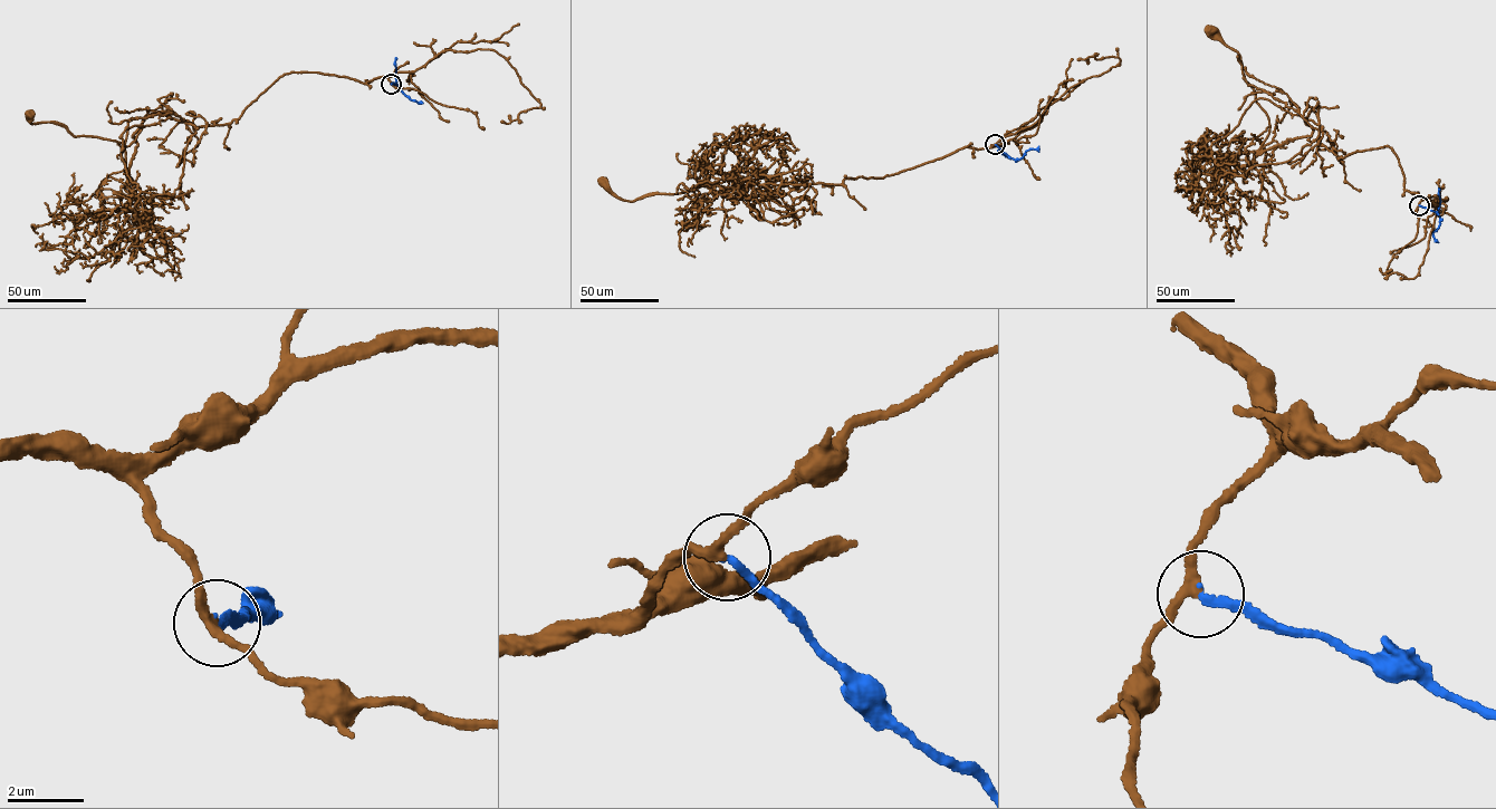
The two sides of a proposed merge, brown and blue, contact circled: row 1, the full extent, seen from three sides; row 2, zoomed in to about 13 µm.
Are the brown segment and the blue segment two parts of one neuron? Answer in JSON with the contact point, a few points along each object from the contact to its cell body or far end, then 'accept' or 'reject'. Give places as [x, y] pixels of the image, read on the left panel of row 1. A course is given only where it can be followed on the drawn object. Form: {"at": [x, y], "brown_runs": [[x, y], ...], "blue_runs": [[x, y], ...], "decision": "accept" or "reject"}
{"at": [391, 84], "brown_runs": [[391, 84], [293, 71], [230, 123], [146, 115], [127, 181], [123, 144], [31, 124], [29, 113]], "blue_runs": [[391, 84], [395, 83], [411, 99], [422, 103]], "decision": "accept"}

